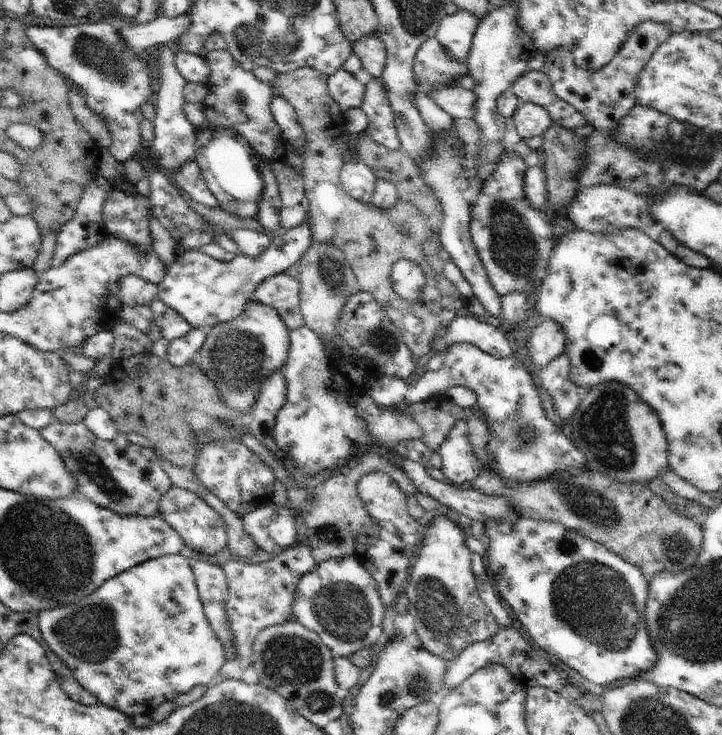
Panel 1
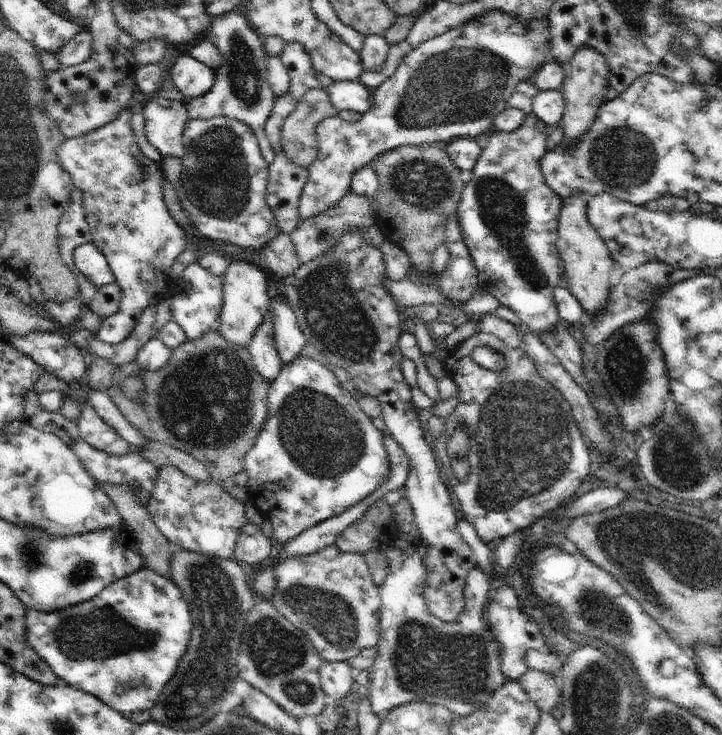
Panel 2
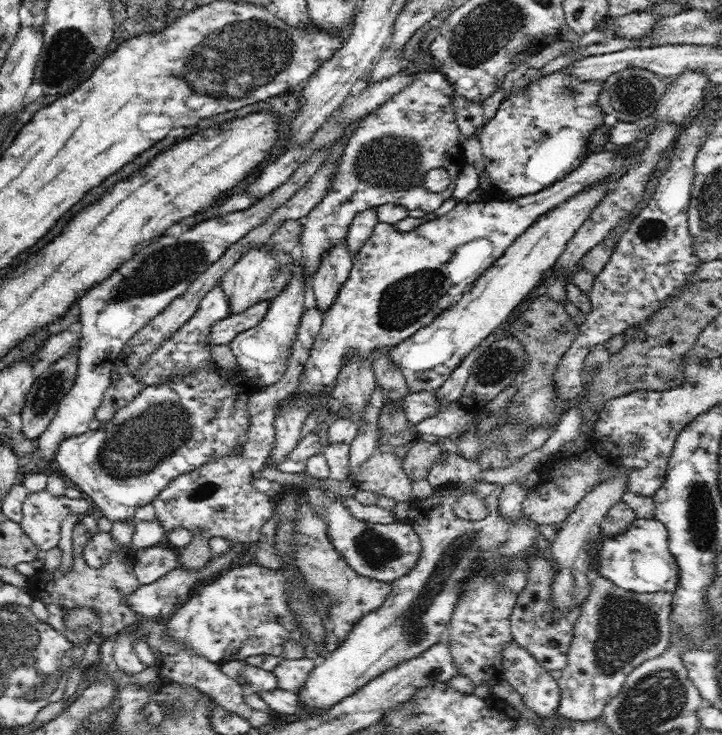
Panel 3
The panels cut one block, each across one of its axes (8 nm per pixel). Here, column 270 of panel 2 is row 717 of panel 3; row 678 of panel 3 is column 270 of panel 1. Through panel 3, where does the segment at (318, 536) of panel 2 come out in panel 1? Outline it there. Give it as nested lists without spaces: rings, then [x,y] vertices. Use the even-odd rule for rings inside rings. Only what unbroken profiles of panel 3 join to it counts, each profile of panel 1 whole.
[[[304,539],[268,562],[244,564],[244,562],[232,560],[222,566],[228,586],[228,602],[226,602],[225,610],[228,614],[228,626],[232,630],[234,650],[236,650],[236,656],[226,661],[220,670],[219,674],[222,677],[233,680],[250,677],[251,666],[254,664],[252,650],[258,634],[266,628],[280,626],[288,620],[295,620],[292,614],[292,602],[296,600],[296,586],[300,578],[312,572],[315,566],[312,548]]]

